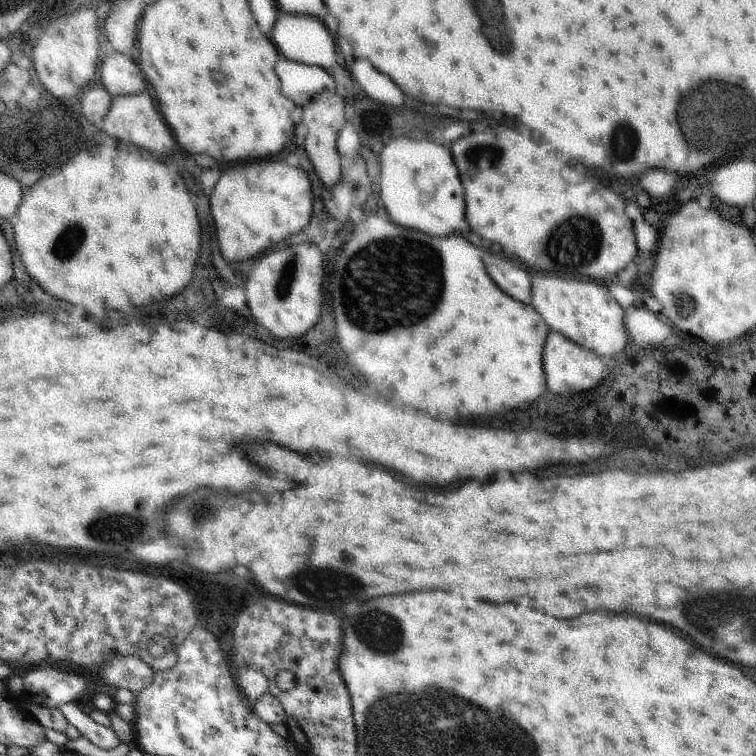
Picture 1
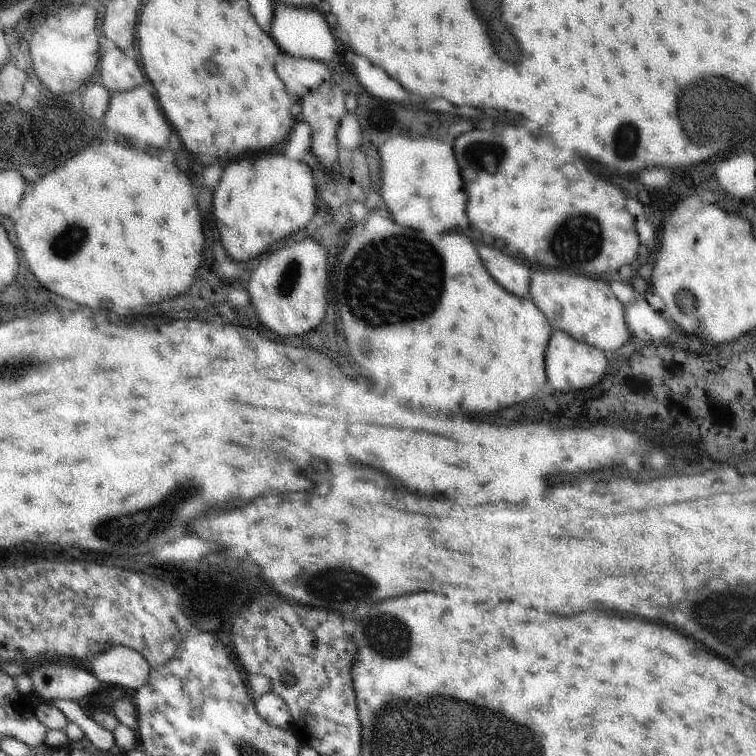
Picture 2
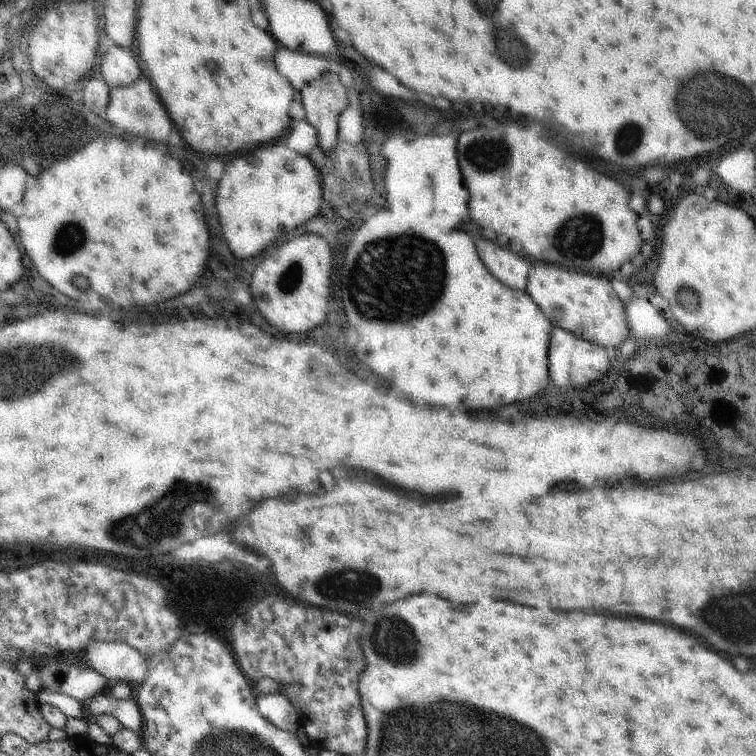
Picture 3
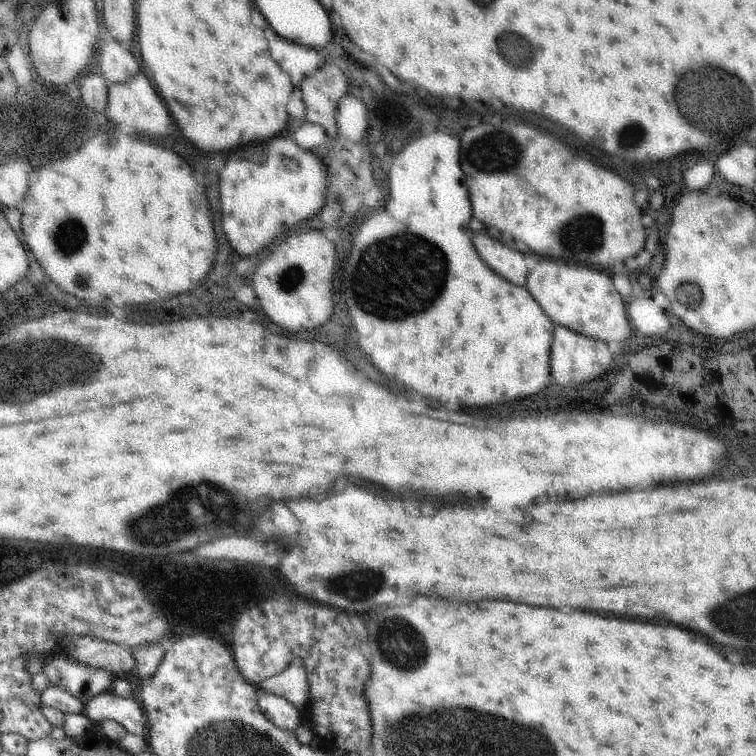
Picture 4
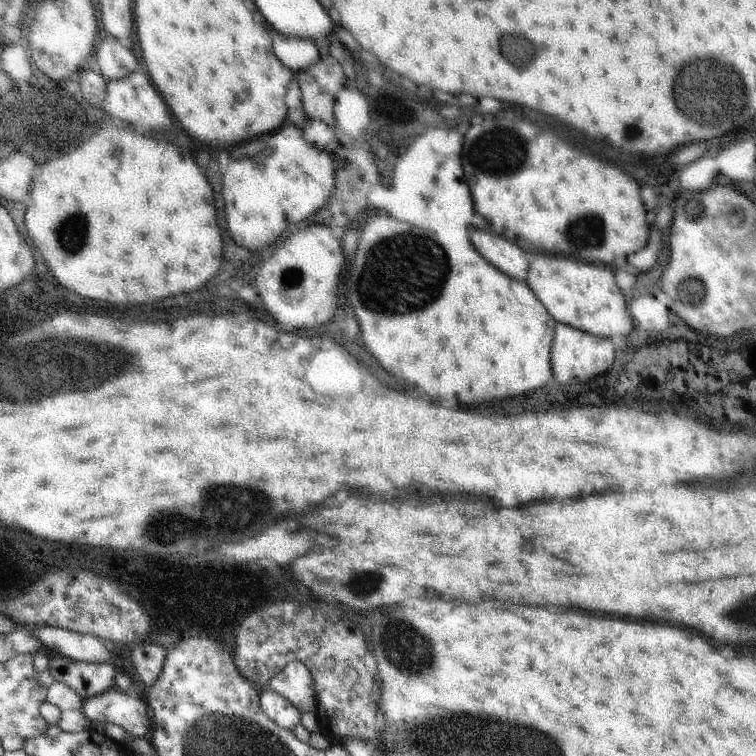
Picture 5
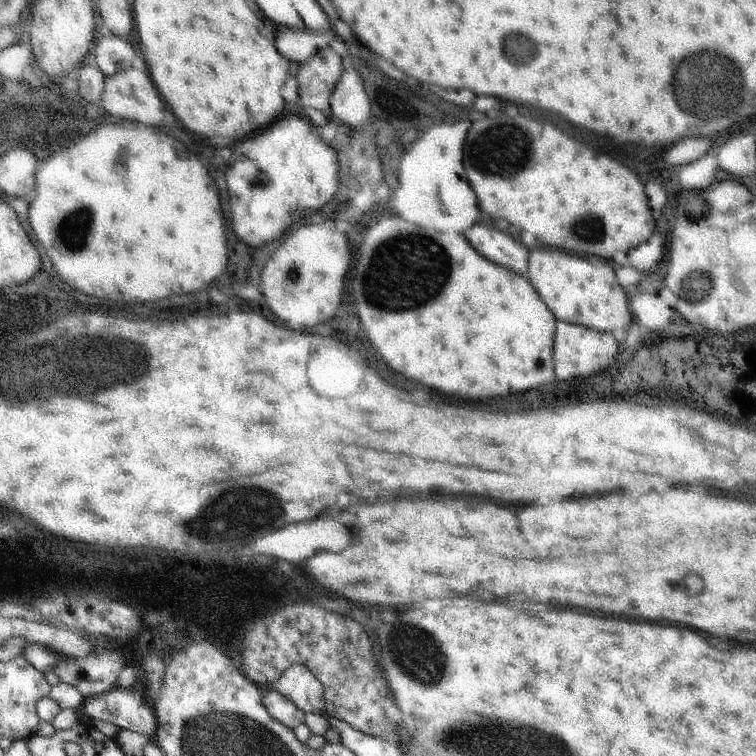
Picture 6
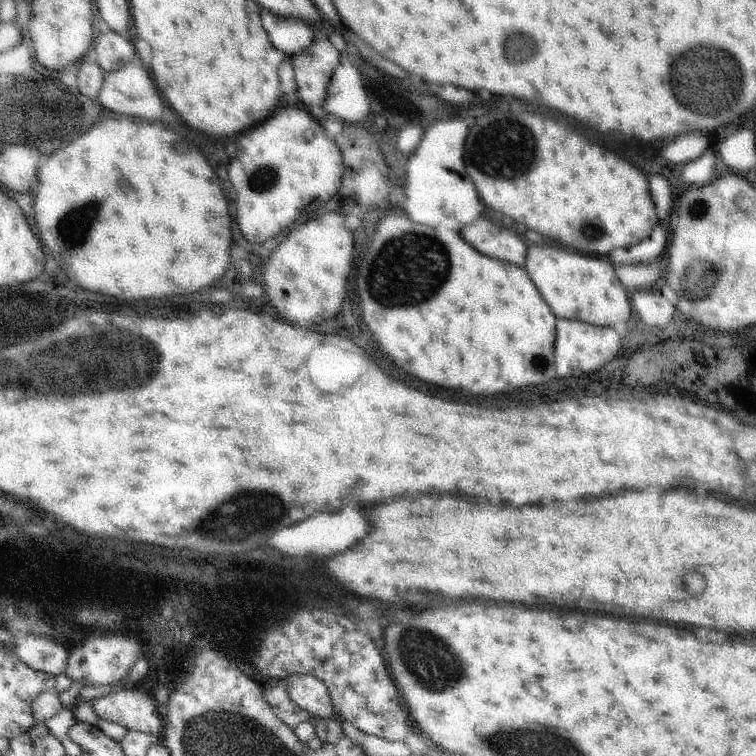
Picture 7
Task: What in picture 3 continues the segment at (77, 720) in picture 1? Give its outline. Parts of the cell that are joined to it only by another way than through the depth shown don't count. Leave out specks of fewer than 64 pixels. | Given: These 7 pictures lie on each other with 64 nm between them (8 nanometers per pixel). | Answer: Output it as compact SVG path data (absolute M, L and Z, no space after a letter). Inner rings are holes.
M47 690L45 692L41 692L41 694L37 694L39 696L39 704L53 704L53 706L57 706L69 720L73 718L73 720L83 720L85 722L85 728L87 728L87 738L91 740L91 742L95 742L95 744L99 744L99 746L109 746L111 744L111 736L101 728L101 726L97 726L97 724L89 724L85 718L83 718L83 714L81 714L81 704L75 700L75 698L71 698L71 696L67 696L67 694L47 694Z

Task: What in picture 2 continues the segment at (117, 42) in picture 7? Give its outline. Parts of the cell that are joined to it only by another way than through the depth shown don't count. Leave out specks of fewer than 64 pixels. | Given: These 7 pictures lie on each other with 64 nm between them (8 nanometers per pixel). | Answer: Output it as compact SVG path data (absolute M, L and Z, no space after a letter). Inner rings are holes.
M109 50L99 64L99 80L111 94L137 90L143 84L143 74L133 58L123 50Z

